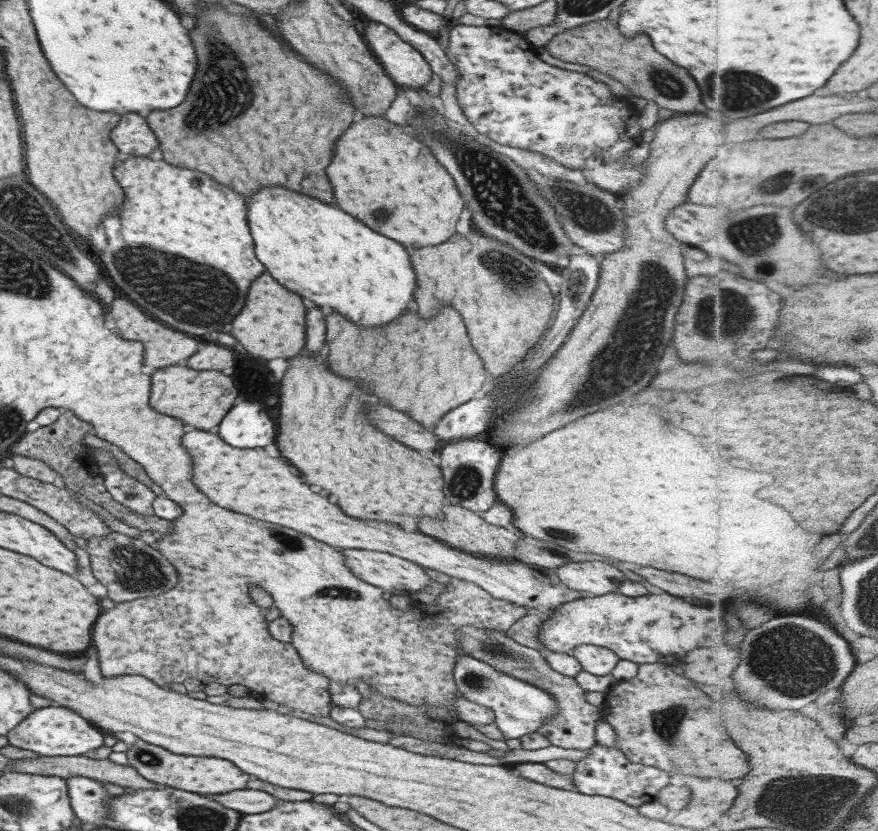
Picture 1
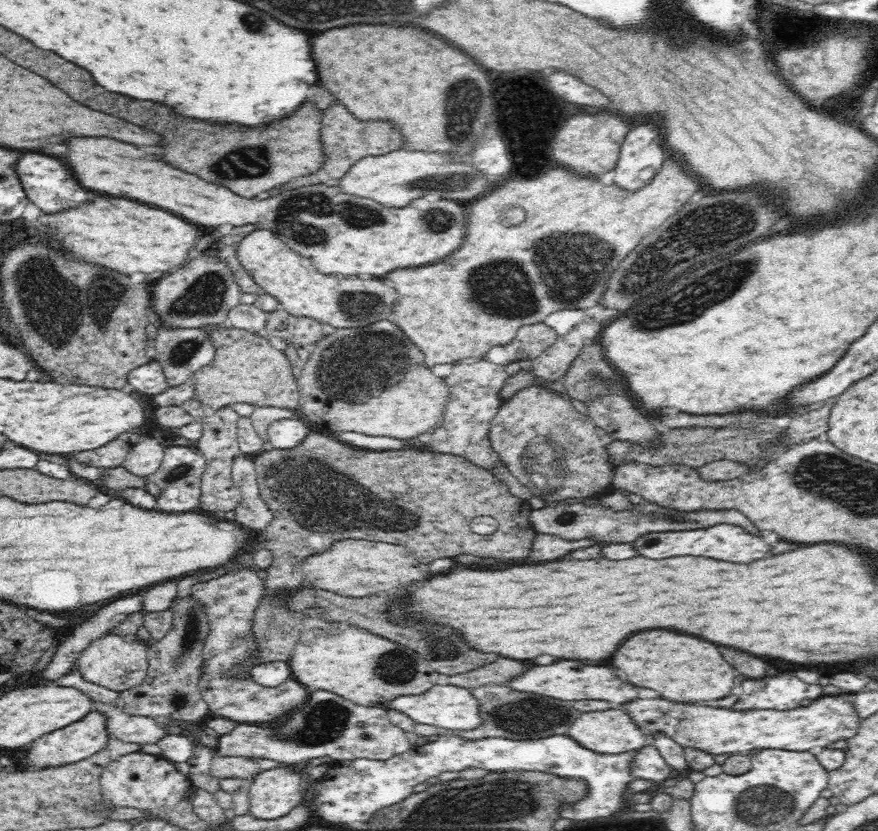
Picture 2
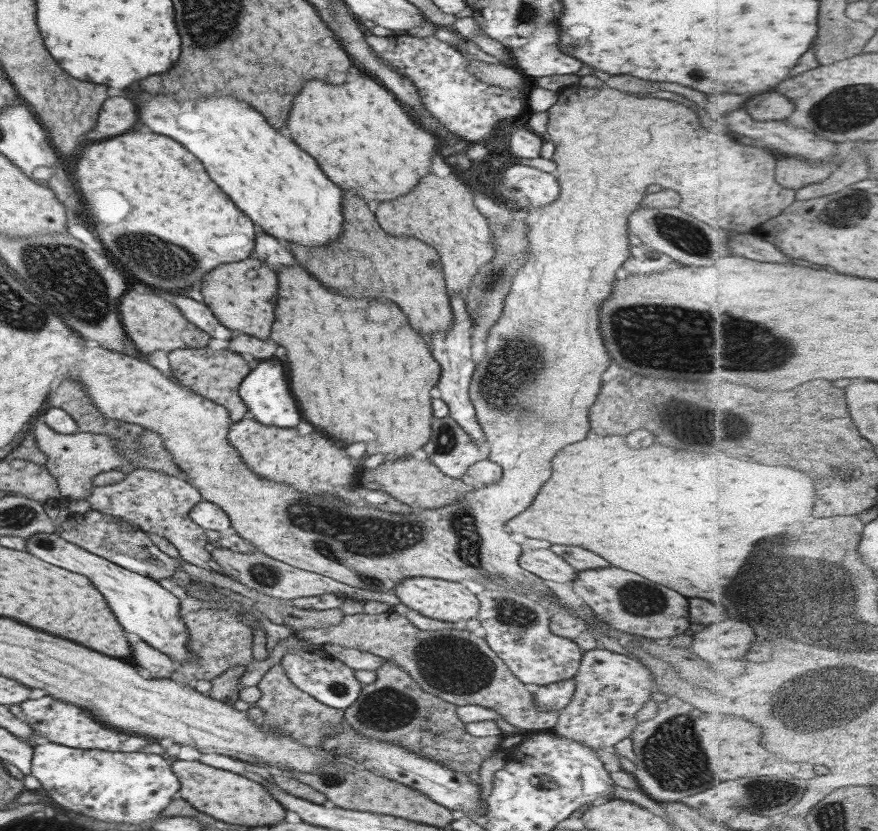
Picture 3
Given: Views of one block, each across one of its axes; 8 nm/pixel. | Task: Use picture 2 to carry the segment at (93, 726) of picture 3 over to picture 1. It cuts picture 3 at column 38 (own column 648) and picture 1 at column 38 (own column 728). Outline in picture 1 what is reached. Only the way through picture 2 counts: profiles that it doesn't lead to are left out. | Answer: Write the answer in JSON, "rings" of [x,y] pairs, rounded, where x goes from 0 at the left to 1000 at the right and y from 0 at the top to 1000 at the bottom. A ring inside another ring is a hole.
{"rings":[[[47,851],[34,857],[19,875],[8,883],[9,895],[17,900],[33,903],[43,910],[92,910],[115,898],[115,881],[101,869],[90,864],[83,854],[74,851]]]}

